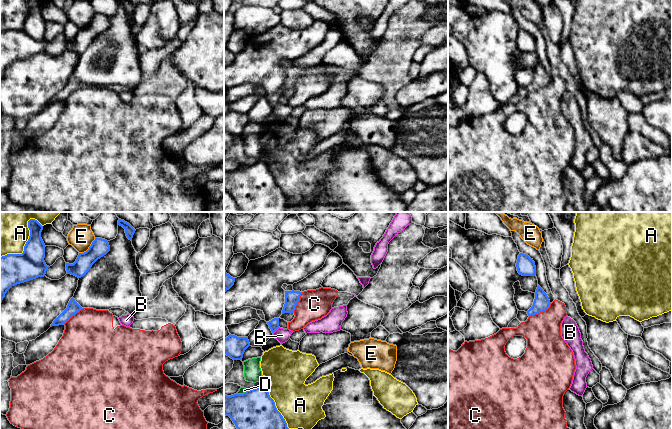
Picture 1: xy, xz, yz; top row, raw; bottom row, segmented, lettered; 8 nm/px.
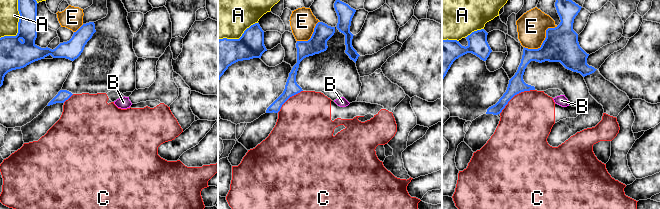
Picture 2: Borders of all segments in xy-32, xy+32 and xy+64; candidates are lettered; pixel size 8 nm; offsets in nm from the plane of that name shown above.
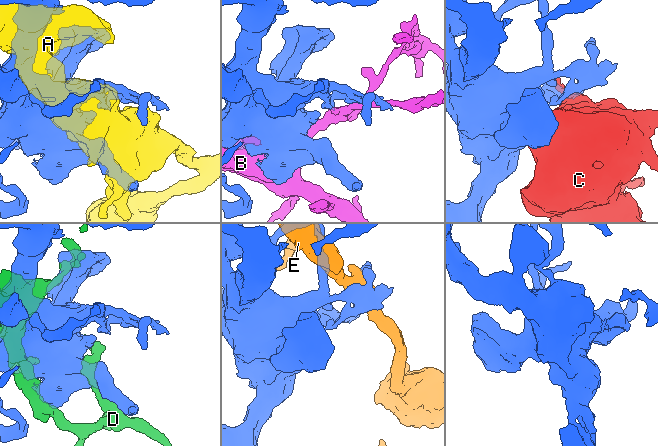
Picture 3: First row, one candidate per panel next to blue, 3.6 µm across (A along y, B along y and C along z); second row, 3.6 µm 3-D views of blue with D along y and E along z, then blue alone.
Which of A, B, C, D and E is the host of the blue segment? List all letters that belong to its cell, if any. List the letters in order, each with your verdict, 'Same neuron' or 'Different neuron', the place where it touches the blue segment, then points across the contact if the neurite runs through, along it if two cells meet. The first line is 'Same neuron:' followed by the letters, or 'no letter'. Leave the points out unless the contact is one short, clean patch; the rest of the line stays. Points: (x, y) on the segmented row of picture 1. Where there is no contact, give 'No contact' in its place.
Same neuron: C
A: Different neuron. Touches blue at xy (27, 241)
B: Different neuron. Touches blue at xz (276, 329)
C: Same neuron. Touches blue at yz (540, 311)
D: Different neuron. Touches blue at xz (243, 393)
E: Different neuron. Touches blue at xy (89, 248)

